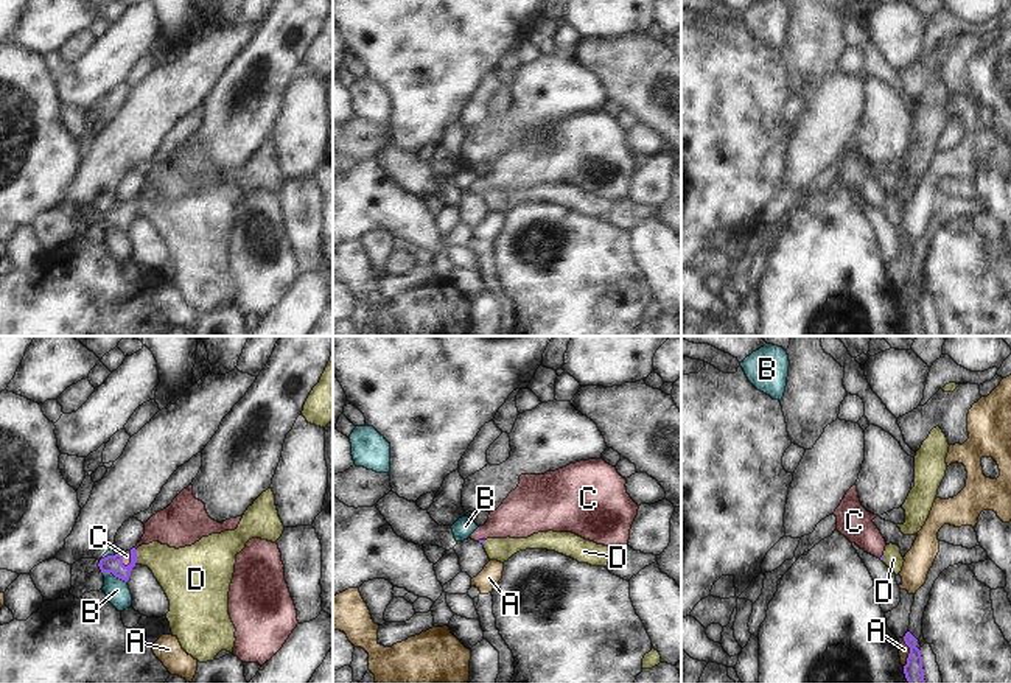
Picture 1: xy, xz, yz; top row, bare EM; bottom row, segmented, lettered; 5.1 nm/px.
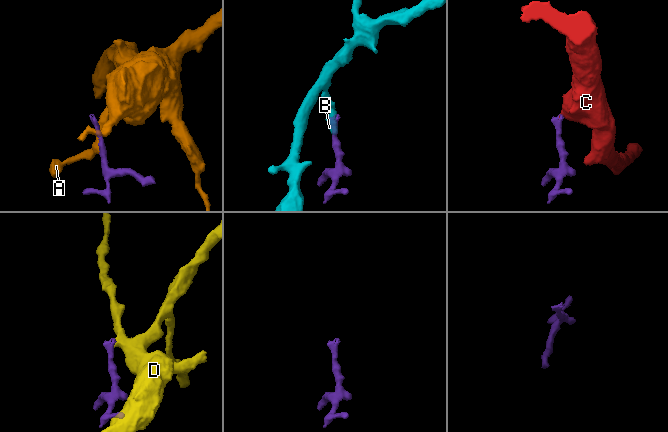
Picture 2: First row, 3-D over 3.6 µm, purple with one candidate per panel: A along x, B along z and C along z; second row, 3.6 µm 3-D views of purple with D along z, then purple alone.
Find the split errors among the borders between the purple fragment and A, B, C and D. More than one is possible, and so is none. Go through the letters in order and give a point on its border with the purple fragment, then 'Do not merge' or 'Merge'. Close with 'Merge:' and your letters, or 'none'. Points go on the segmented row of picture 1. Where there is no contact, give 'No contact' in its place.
A: Touches purple at yz (910, 652). Do not merge
B: Touches purple at xy (115, 576). Do not merge
C: Touches purple at xy (131, 559). Merge
D: Touches purple at xy (136, 557). Do not merge
Merge: C.

